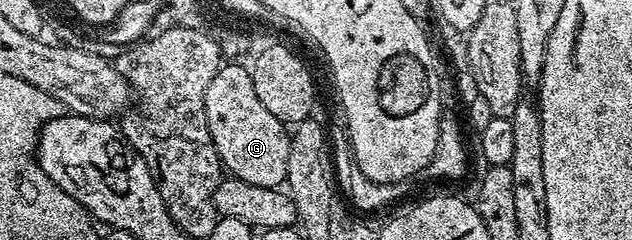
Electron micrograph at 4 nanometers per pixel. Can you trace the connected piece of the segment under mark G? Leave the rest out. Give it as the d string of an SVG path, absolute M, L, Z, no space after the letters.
M225 64L211 80L205 97L207 128L221 165L232 177L252 186L280 187L286 181L290 131L255 96L253 75L241 64Z

